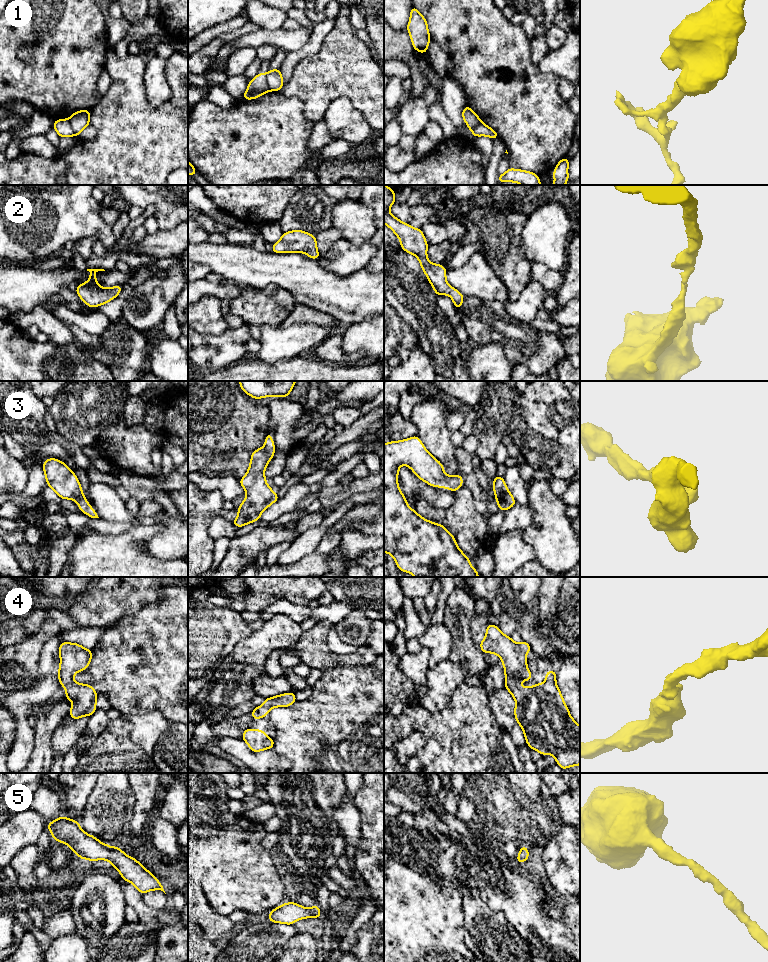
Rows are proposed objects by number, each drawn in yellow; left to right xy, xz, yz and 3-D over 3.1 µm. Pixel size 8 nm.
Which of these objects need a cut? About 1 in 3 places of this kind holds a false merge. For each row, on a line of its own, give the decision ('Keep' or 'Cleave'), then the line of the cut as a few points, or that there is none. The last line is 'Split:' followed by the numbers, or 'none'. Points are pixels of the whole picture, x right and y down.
1: Cleave. Split along xy (68, 119), (75, 135)
2: Keep. No split
3: Keep. No split
4: Keep. No split
5: Keep. No split
Split: 1

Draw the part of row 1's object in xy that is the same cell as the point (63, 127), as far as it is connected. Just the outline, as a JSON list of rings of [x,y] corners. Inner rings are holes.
[[[59,119],[55,120],[53,128],[58,133],[59,137],[72,137],[75,136],[75,133],[71,127],[69,120]]]

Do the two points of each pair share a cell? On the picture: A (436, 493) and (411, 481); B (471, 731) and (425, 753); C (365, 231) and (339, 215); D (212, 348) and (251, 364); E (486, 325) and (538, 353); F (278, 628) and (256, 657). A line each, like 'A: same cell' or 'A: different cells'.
A: same cell
B: same cell
C: same cell
D: different cells
E: same cell
F: same cell

